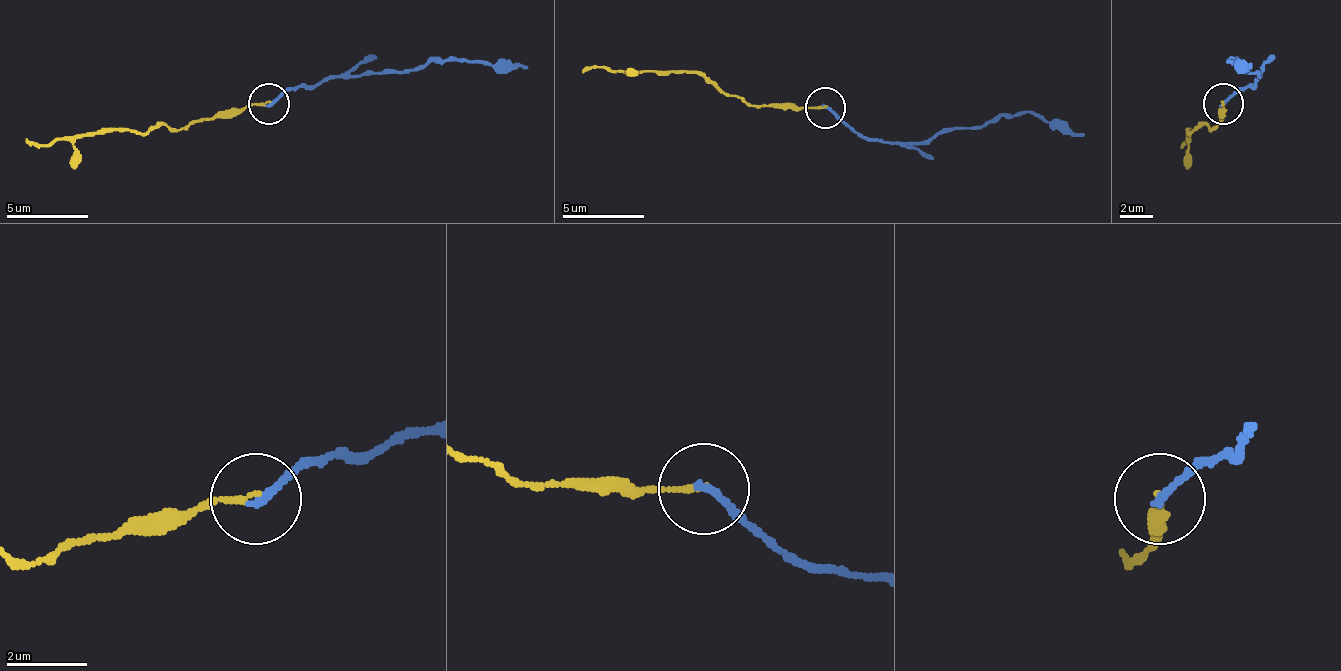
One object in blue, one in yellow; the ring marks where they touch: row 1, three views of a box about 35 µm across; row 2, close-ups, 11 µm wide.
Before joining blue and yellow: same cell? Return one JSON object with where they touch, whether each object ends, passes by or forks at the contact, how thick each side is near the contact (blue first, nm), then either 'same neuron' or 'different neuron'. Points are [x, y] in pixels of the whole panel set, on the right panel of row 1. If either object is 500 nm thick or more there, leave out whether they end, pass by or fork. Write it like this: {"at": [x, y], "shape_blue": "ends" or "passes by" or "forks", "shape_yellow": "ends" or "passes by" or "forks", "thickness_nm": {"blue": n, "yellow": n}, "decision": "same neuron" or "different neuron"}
{"at": [1223, 103], "shape_blue": "ends", "shape_yellow": "ends", "thickness_nm": {"blue": 190, "yellow": 120}, "decision": "same neuron"}

